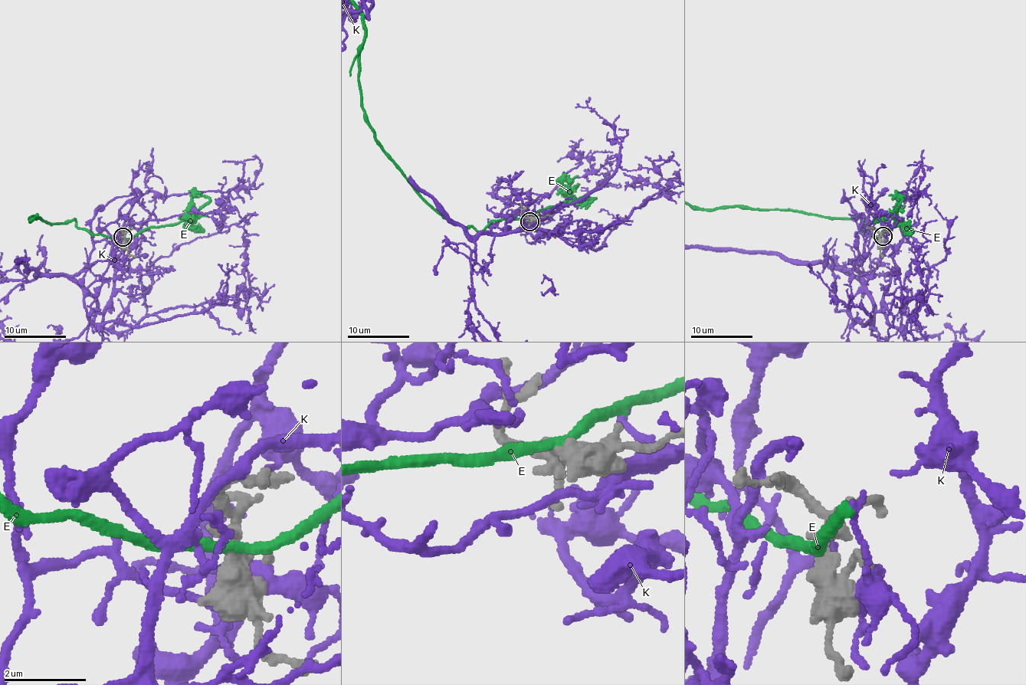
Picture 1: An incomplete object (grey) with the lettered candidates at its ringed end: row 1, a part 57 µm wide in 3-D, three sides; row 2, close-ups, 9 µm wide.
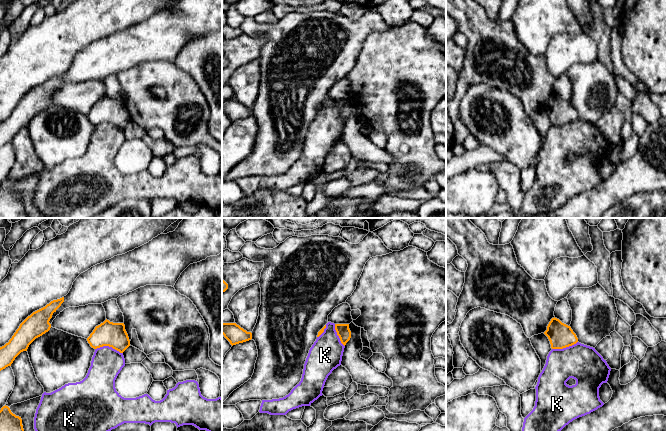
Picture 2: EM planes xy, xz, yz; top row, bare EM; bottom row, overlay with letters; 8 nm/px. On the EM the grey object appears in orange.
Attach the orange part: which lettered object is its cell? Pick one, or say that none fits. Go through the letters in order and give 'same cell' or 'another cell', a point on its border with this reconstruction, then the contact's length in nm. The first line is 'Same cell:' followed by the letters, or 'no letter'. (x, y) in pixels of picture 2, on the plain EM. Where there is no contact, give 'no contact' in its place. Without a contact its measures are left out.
Same cell: no letter
E: another cell; no contact
K: another cell; meets orange in xy at (109, 122); contact 220 nm long

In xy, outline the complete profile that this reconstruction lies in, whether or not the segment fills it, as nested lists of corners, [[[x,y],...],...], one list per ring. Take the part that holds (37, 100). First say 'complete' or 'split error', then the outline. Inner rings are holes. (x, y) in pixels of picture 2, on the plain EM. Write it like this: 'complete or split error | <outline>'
complete | [[[64,73],[53,76],[45,83],[33,88],[16,106],[12,114],[0,123],[0,147],[11,142],[15,134],[38,113],[48,108],[52,91],[64,78]]]

